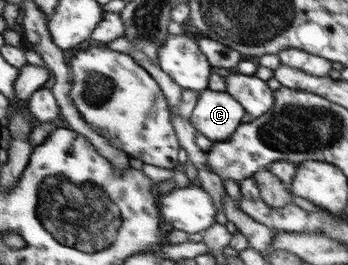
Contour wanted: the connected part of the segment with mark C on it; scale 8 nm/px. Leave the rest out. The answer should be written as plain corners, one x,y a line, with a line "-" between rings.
204,90
190,122
215,142
227,142
243,124
247,110
230,93

